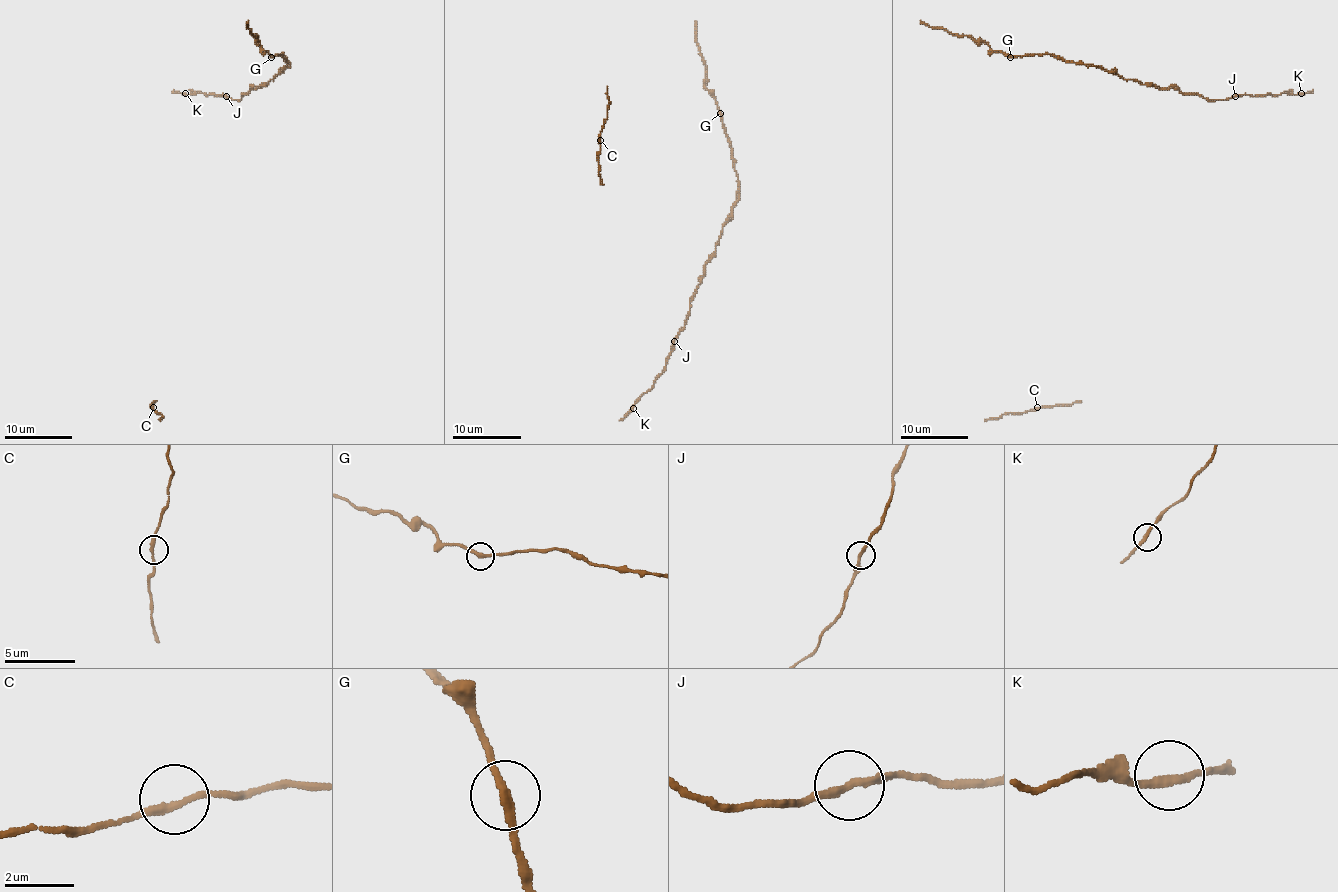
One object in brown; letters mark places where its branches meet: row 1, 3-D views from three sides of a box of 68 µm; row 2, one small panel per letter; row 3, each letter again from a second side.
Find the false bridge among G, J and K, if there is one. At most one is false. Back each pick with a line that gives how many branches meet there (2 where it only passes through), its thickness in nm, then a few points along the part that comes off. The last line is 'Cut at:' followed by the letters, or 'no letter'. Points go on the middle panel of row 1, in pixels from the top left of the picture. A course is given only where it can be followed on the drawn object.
Cut at: no letter

